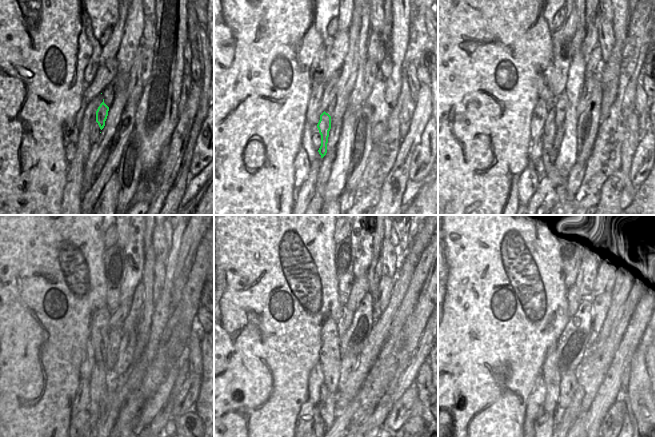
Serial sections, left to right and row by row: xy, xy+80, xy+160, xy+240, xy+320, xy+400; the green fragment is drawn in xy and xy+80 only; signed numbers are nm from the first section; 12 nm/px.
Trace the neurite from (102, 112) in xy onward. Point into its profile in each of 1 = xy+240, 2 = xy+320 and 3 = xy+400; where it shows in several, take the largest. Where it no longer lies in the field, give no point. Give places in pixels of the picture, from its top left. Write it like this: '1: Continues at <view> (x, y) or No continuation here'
1: Continues at xy+240 (99, 387)
2: Continues at xy+320 (326, 397)
3: Continues at xy+400 (544, 418).

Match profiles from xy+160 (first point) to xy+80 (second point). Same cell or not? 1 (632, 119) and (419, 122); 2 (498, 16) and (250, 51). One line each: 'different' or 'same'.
1: different
2: same

